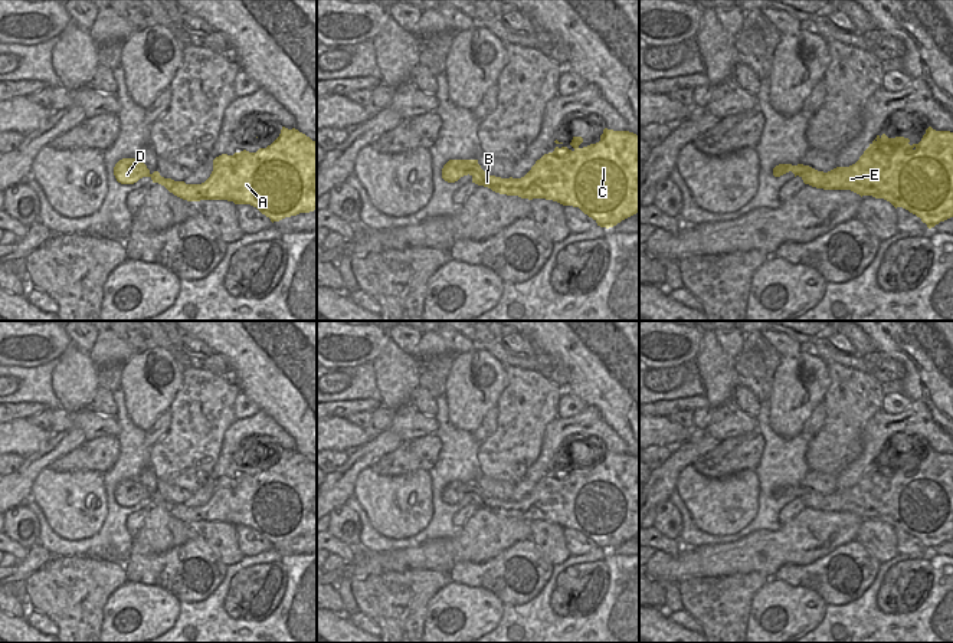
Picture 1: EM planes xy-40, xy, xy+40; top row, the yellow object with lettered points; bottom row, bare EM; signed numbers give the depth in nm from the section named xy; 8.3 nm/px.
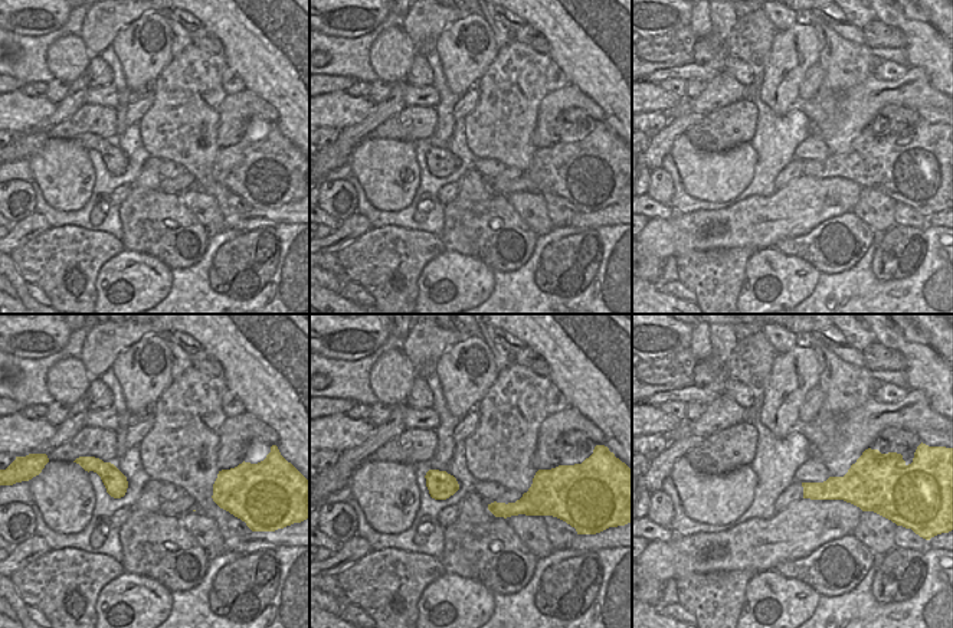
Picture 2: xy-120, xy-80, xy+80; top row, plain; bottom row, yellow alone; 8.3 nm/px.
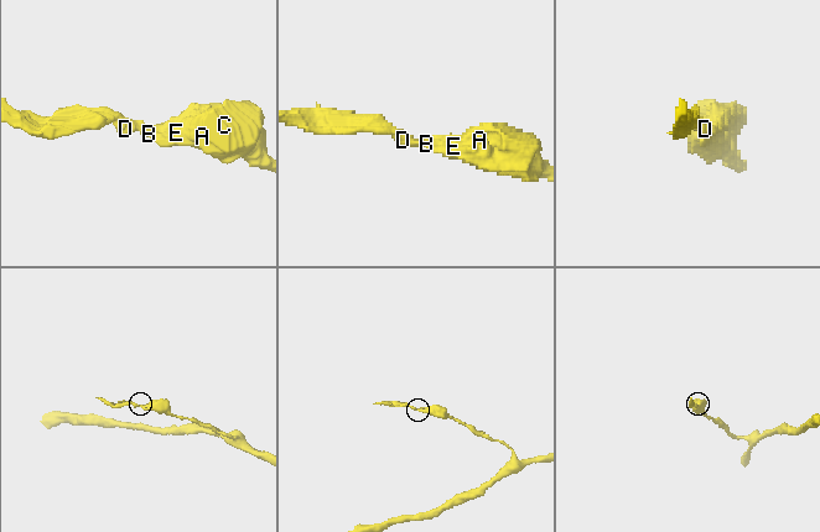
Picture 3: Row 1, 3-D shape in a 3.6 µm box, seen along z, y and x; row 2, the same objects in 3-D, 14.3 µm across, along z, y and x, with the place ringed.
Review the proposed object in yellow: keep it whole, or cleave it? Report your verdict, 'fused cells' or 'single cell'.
single cell

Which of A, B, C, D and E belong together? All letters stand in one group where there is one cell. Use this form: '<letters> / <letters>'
A B C D E

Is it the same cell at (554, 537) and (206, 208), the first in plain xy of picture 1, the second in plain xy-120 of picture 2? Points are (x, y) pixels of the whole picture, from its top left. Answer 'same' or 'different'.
same

